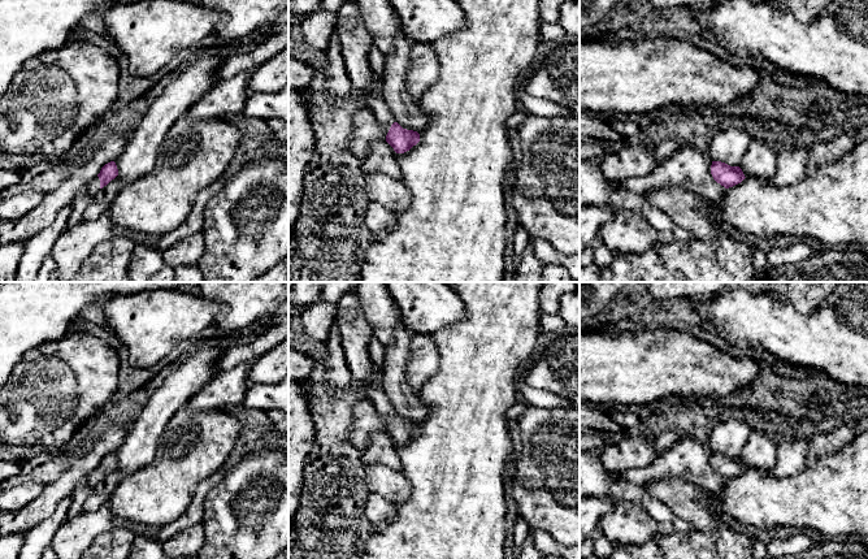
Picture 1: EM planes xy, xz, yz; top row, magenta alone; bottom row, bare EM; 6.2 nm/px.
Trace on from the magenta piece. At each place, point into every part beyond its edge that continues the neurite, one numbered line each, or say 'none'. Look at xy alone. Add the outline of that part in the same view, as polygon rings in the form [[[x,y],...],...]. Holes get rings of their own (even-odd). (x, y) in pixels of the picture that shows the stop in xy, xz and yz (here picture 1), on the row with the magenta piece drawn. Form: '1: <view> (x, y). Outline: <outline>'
1: xy (83, 196). Outline: [[[99,177],[94,178],[90,183],[78,190],[77,195],[71,202],[73,211],[68,220],[68,228],[73,228],[83,221],[83,213],[88,203],[99,190],[100,190]]]

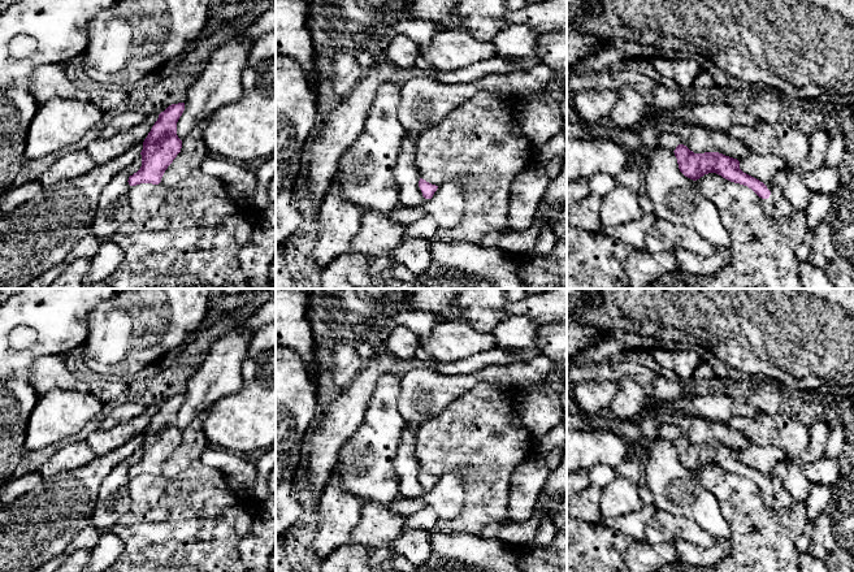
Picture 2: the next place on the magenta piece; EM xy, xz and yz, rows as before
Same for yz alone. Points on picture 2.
1: yz (767, 204). Outline: [[[767,187],[770,191],[771,191],[771,188],[770,187]],[[771,191],[771,195],[770,195],[770,198],[768,199],[762,199],[762,198],[759,198],[760,199],[760,204],[762,204],[762,208],[763,208],[763,212],[764,212],[764,214],[768,217],[768,218],[773,218],[773,208],[775,208],[775,202],[776,202],[776,199],[775,199],[775,195],[773,195],[773,192]]]

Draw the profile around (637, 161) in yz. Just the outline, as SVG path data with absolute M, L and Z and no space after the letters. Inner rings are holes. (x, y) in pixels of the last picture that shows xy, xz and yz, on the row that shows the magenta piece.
M630 148L630 160L628 162L628 169L638 170L642 176L647 170L647 161L643 156L643 153L638 150Z

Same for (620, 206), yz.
M617 185L602 198L599 209L602 228L634 222L641 220L643 214L645 212L638 204L638 196L623 185Z

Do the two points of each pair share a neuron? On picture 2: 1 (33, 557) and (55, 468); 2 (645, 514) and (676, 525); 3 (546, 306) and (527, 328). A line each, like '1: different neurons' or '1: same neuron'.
1: different neurons
2: different neurons
3: different neurons

